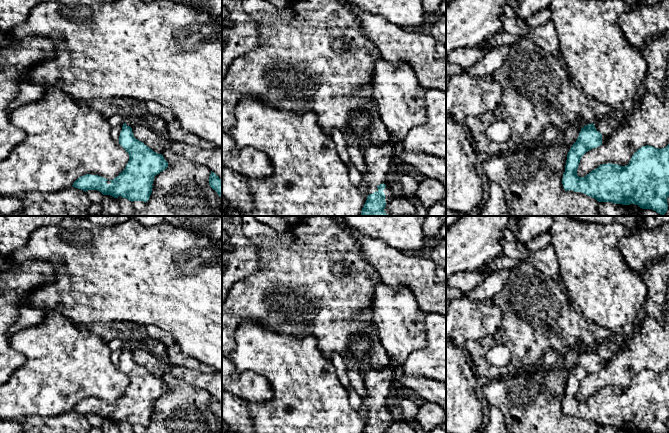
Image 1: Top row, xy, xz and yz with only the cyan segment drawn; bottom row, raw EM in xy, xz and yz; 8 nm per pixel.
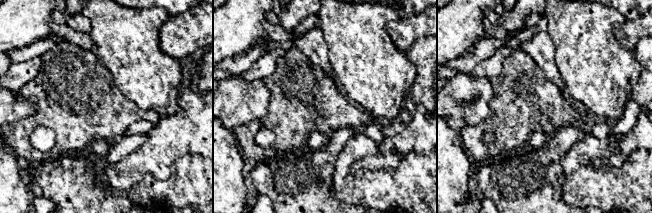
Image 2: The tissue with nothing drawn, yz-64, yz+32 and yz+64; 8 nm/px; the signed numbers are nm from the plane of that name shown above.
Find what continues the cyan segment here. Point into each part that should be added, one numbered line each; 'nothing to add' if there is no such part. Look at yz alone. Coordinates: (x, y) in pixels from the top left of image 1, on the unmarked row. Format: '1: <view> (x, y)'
nothing to add

